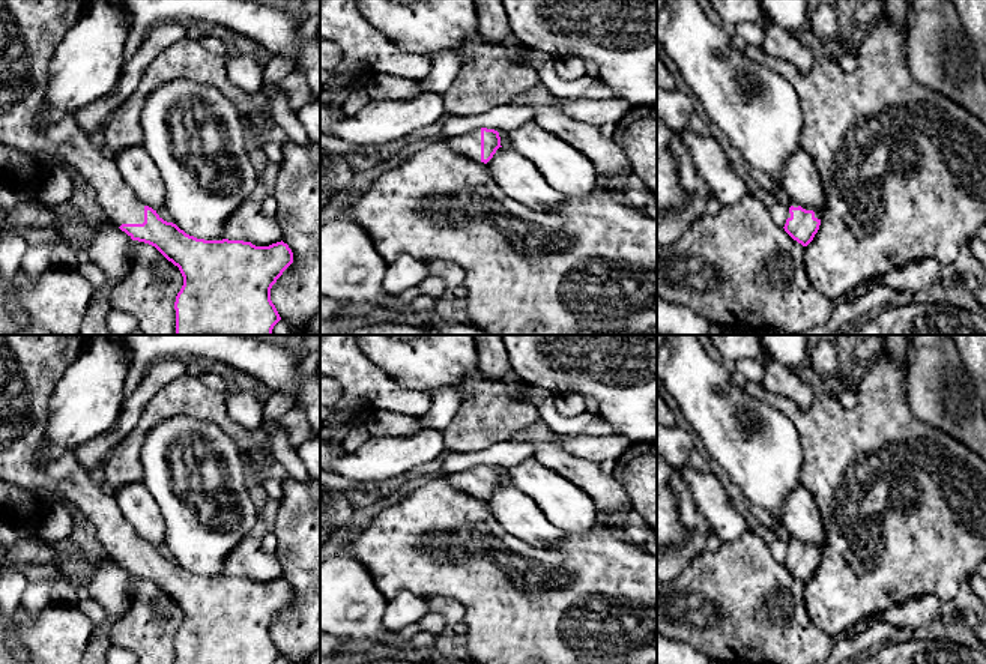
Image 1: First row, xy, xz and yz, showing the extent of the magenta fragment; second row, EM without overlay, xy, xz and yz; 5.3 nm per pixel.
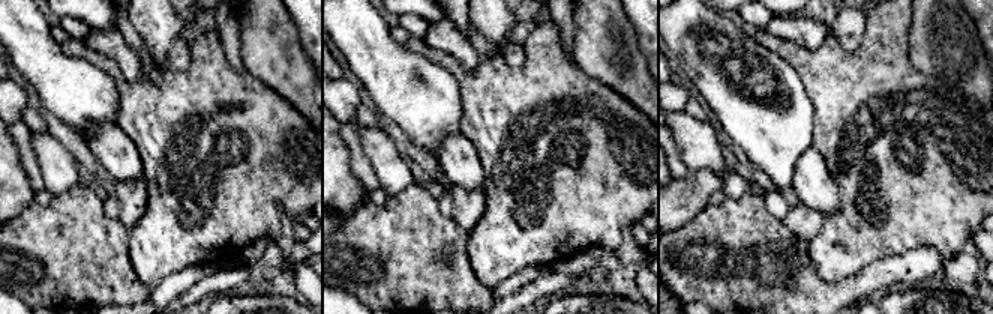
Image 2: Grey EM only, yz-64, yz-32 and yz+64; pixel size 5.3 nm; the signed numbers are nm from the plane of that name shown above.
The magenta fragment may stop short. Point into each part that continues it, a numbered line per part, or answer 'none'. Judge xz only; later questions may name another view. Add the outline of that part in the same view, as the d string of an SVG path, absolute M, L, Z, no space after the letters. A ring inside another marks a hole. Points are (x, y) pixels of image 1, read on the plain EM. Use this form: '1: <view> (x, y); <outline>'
1: xz (469, 481); M481 464L445 476L449 484L461 491L481 497Z

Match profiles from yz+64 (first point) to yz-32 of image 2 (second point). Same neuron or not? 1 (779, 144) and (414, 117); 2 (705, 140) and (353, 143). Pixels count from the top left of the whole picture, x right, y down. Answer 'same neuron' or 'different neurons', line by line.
1: same neuron
2: different neurons

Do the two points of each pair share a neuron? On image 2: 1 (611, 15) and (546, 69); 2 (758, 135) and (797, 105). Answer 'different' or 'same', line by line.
1: different
2: same

